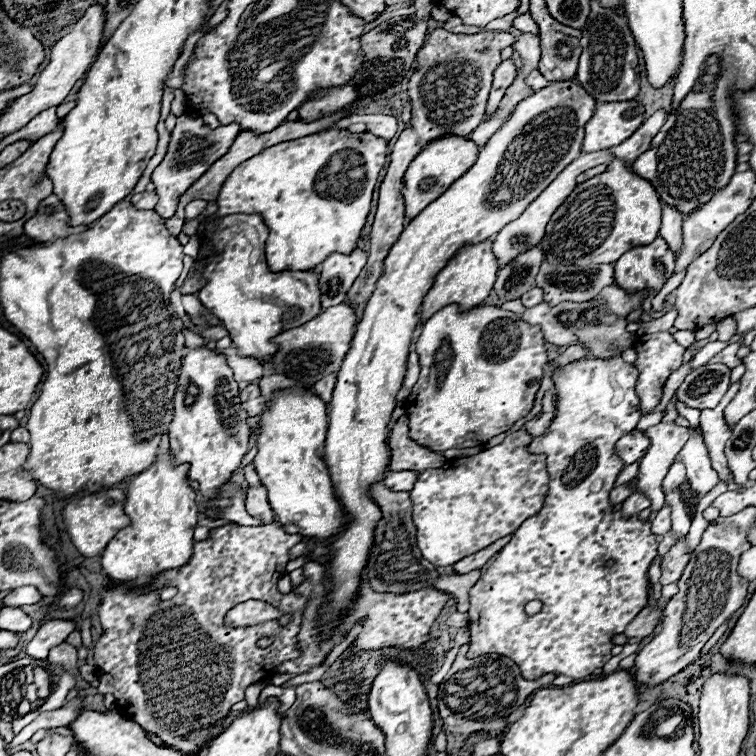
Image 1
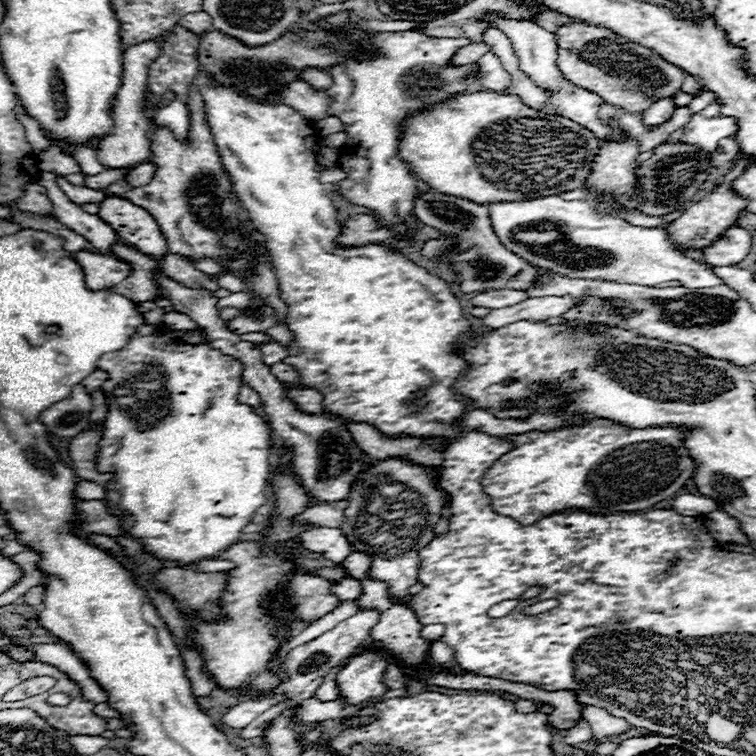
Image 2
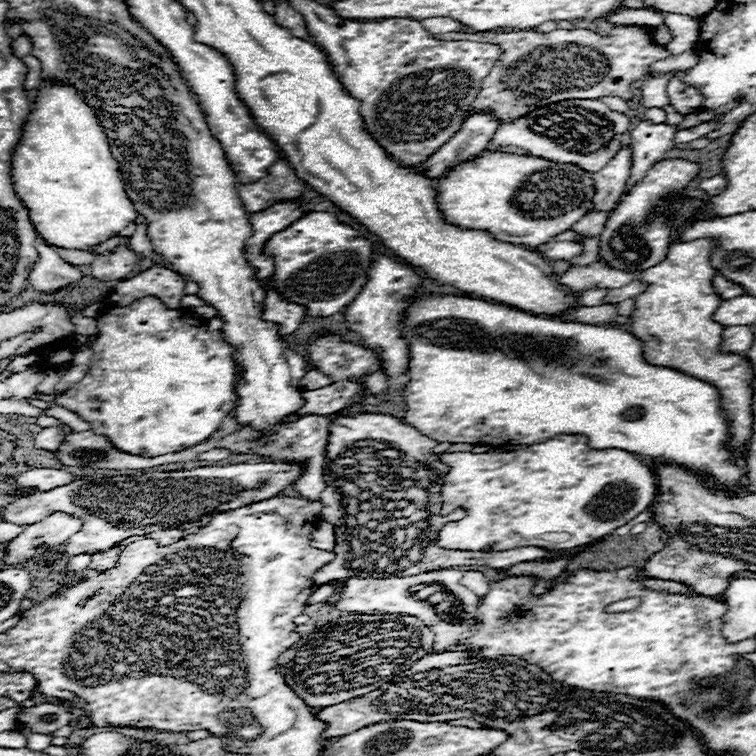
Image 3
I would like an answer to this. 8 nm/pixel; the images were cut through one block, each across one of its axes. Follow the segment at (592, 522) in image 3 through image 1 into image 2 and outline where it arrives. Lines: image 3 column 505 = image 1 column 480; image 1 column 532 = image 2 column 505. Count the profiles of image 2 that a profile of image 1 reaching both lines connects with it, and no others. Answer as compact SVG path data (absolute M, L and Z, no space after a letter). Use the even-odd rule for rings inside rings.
M594 418L584 426L562 428L554 432L526 432L522 436L510 436L516 448L498 458L488 474L484 476L484 492L492 498L492 508L498 514L516 518L516 522L536 522L552 510L564 510L576 506L580 510L592 510L600 514L624 512L624 510L646 510L674 496L696 470L696 462L686 454L684 438L688 430L680 426L648 426L628 428L612 420Z

